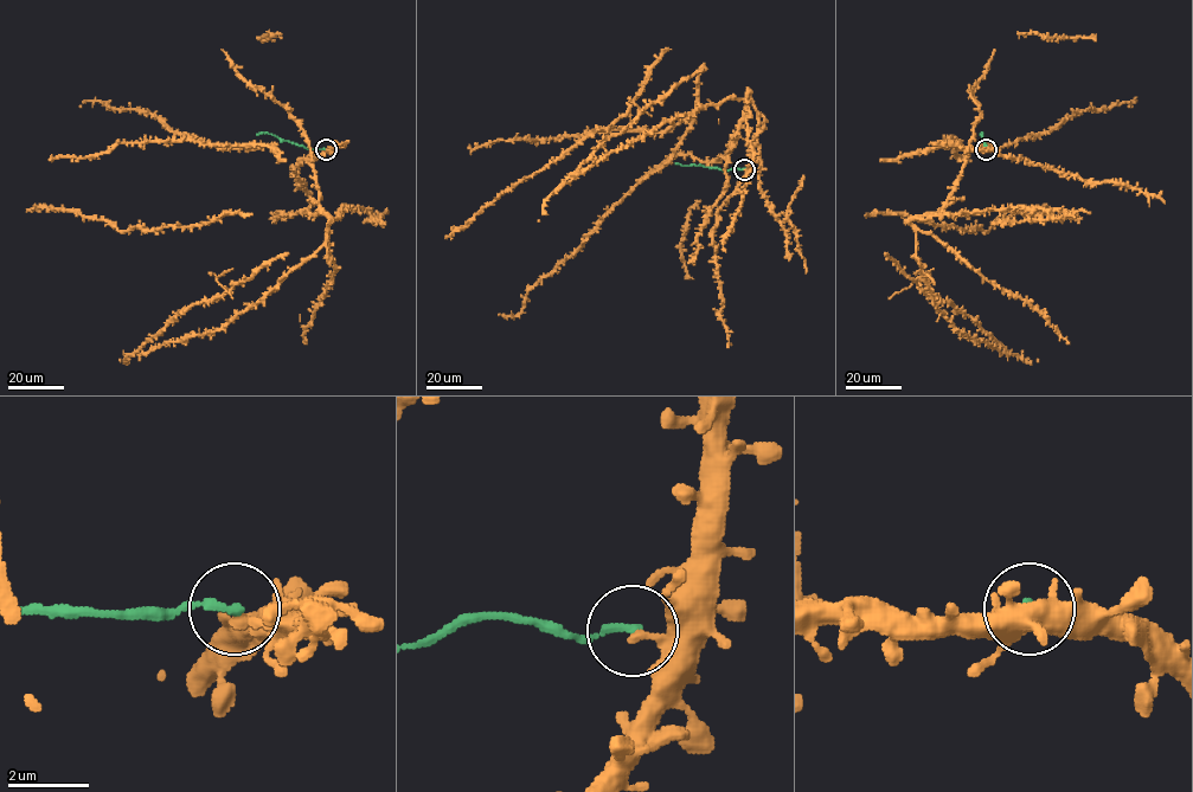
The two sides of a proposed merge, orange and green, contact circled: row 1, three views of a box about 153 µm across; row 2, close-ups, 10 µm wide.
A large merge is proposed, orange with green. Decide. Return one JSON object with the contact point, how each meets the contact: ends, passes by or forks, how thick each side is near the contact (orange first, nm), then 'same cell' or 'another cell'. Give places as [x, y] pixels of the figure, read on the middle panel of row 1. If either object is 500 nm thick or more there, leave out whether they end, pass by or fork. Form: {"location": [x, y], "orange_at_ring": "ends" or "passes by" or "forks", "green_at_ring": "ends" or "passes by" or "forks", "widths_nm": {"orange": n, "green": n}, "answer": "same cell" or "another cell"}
{"location": [744, 169], "orange_at_ring": "ends", "green_at_ring": "ends", "widths_nm": {"orange": 280, "green": 220}, "answer": "another cell"}

